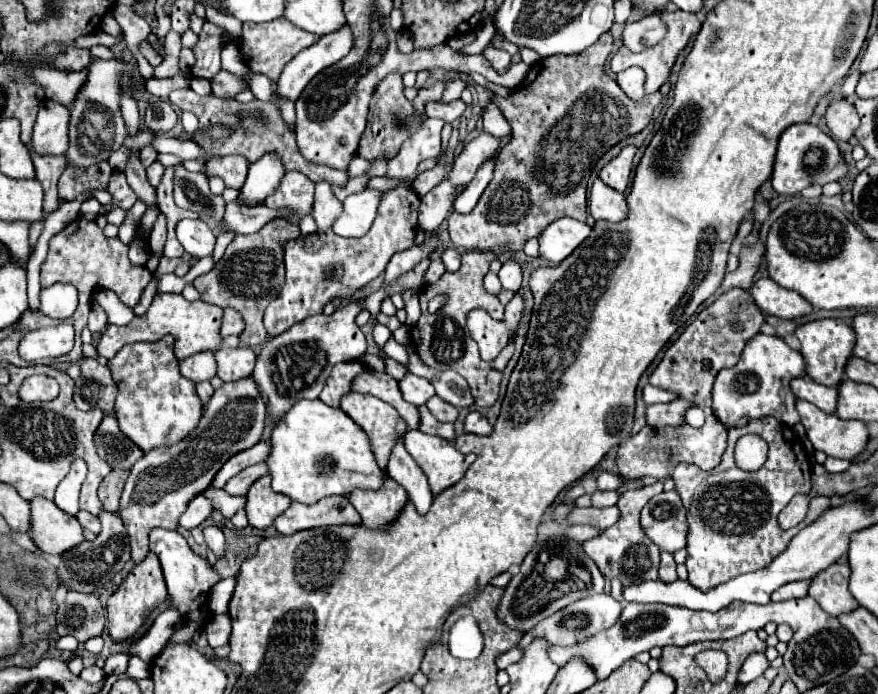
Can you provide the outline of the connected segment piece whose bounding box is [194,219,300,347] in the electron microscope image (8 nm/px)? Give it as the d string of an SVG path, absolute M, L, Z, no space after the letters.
M286 219L268 221L260 231L252 235L236 235L236 239L228 245L224 257L214 263L214 269L206 275L194 279L194 287L200 291L202 301L218 305L222 309L232 307L244 317L244 331L240 333L242 347L256 347L268 341L268 333L262 325L264 309L284 285L284 265L282 265L282 241L290 241L290 237L298 237L300 229Z

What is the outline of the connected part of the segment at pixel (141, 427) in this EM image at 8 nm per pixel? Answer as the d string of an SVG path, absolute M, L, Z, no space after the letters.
M166 335L154 343L140 341L124 345L120 353L108 361L108 367L120 389L114 407L120 431L144 453L162 445L176 445L196 429L202 417L202 403L194 383L180 375L173 336Z

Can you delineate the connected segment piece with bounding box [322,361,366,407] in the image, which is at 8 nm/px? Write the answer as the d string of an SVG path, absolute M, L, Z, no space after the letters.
M348 361L348 363L334 365L334 369L322 389L322 401L330 407L338 407L340 397L350 391L352 379L362 371L366 371L366 367L360 361Z

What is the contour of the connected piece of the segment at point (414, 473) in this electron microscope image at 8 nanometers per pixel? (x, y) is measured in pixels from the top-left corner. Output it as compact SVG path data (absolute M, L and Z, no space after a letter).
M398 437L396 445L394 445L392 453L390 453L390 461L388 461L386 471L394 481L398 481L406 489L406 493L412 499L416 511L426 513L432 499L434 499L434 495L430 491L426 475L414 463L410 453L404 449L404 439L402 437Z

